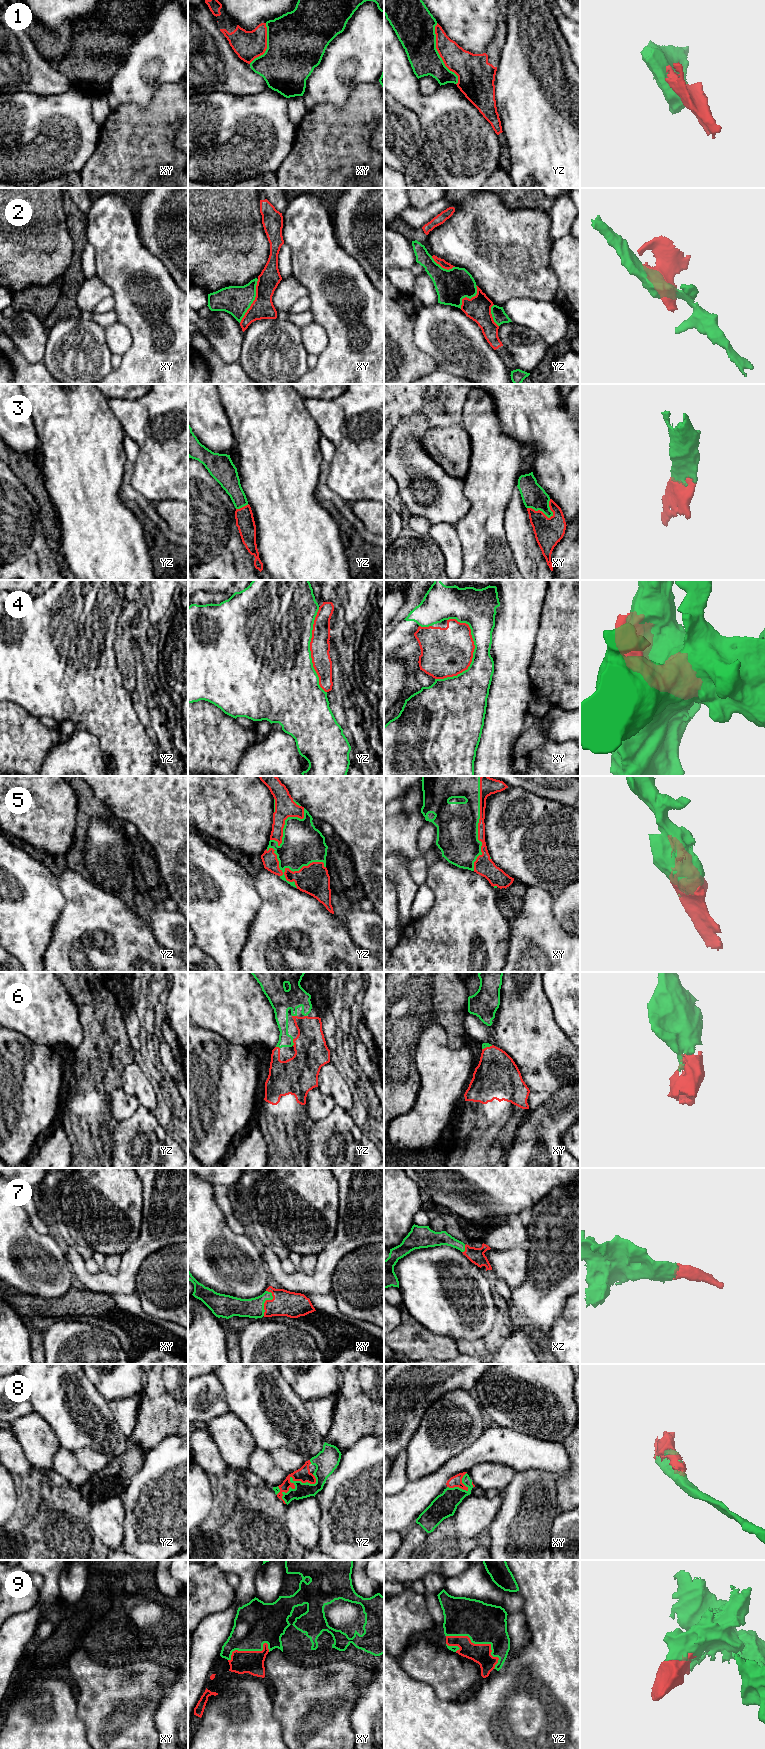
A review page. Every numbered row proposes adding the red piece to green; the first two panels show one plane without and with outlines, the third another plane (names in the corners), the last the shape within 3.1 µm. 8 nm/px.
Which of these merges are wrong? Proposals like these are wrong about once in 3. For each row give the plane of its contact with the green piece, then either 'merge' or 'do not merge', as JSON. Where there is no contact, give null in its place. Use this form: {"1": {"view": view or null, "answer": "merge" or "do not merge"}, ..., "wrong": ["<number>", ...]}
{"1": {"view": "yz", "answer": "do not merge"}, "2": {"view": "xy", "answer": "do not merge"}, "3": {"view": "xy", "answer": "merge"}, "4": {"view": "xy", "answer": "do not merge"}, "5": {"view": "yz", "answer": "merge"}, "6": {"view": "yz", "answer": "merge"}, "7": {"view": "xy", "answer": "merge"}, "8": {"view": "yz", "answer": "merge"}, "9": {"view": "yz", "answer": "merge"}, "wrong": ["1", "2", "4"]}

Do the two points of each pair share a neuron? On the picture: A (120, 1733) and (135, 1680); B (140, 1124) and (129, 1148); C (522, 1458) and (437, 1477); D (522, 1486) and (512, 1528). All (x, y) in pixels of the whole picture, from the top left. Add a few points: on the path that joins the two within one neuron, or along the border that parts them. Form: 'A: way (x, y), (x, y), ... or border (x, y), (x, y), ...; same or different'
A: way (120, 1720), (120, 1702), (129, 1693); same
B: way (139, 1130), (134, 1142); same
C: way (501, 1454), (474, 1454), (458, 1464); same
D: way (521, 1496), (520, 1518); same

